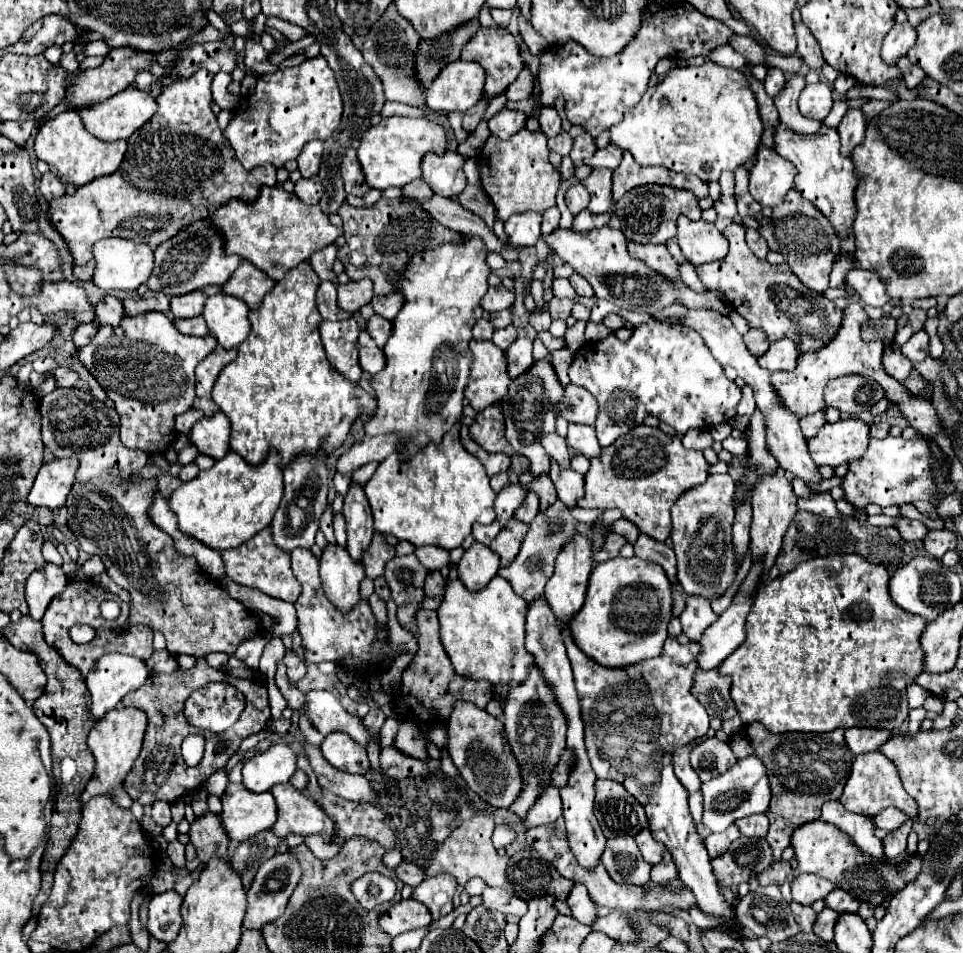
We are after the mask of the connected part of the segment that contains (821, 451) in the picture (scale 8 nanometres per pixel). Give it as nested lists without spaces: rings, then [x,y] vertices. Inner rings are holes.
[[[860,419],[826,423],[820,433],[808,439],[808,449],[816,465],[838,467],[852,459],[862,459],[870,441],[870,427]]]

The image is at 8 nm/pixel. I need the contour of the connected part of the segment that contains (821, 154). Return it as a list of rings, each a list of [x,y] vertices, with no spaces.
[[[778,123],[774,129],[774,151],[780,153],[784,159],[788,159],[796,169],[796,189],[802,193],[804,199],[812,201],[824,217],[834,225],[838,237],[840,237],[840,255],[854,253],[854,233],[852,233],[852,221],[856,215],[856,203],[854,203],[854,189],[856,189],[856,173],[854,163],[850,157],[840,155],[840,137],[838,131],[832,127],[822,125],[816,135],[804,135],[796,133],[790,127],[784,127],[784,123]]]

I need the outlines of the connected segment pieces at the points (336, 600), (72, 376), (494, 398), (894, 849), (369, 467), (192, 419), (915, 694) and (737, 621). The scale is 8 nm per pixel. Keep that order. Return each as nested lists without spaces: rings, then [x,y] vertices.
[[[328,543],[320,557],[320,577],[326,597],[340,609],[350,611],[350,607],[360,601],[360,581],[364,575],[364,565],[352,561],[346,547],[338,543]]]
[[[60,367],[60,369],[56,369],[50,375],[58,379],[60,387],[74,387],[78,383],[78,379],[80,379],[80,375],[74,369],[70,369],[70,367]]]
[[[472,339],[468,347],[474,355],[474,363],[464,395],[472,409],[484,411],[484,407],[498,403],[508,393],[510,375],[506,371],[506,357],[492,341]]]
[[[906,821],[904,825],[900,825],[896,831],[888,833],[882,843],[884,843],[884,855],[888,859],[898,859],[904,851],[906,851],[906,835],[904,831],[912,831],[912,821]]]
[[[366,463],[366,465],[360,467],[358,471],[354,471],[352,479],[358,481],[358,483],[366,483],[366,481],[372,477],[372,473],[376,471],[376,467],[378,467],[378,463]]]
[[[196,409],[186,411],[184,415],[176,415],[176,419],[174,419],[174,423],[176,423],[176,431],[188,435],[190,429],[192,429],[192,425],[194,425],[196,421],[200,421],[202,417],[204,417],[204,415],[202,415],[200,411],[196,411]]]
[[[914,683],[912,687],[908,687],[908,707],[910,707],[910,709],[920,707],[928,695],[930,695],[930,693],[928,693],[926,689],[922,689],[922,687],[918,687],[918,685]]]
[[[756,563],[756,567],[750,567],[750,573],[748,573],[746,581],[742,583],[738,595],[734,597],[732,605],[718,617],[718,621],[716,621],[712,627],[708,627],[708,631],[704,631],[702,639],[698,641],[700,653],[696,655],[696,663],[698,663],[698,667],[700,667],[702,671],[716,669],[716,667],[718,667],[730,653],[734,653],[734,651],[740,647],[740,643],[746,639],[744,625],[746,625],[746,617],[748,617],[748,613],[750,613],[750,609],[752,609],[752,603],[754,603],[754,597],[752,597],[752,595],[756,593],[756,587],[758,587],[758,581],[760,581],[760,569],[762,569],[760,563]]]

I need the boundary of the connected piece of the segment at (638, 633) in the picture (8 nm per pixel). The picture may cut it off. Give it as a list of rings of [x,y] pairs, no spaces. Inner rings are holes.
[[[616,557],[594,567],[590,575],[590,585],[582,609],[572,617],[572,621],[556,621],[560,631],[570,631],[578,647],[602,667],[628,667],[644,659],[652,659],[662,653],[664,641],[668,639],[668,623],[672,619],[672,587],[666,579],[666,571],[650,561],[638,557]]]

